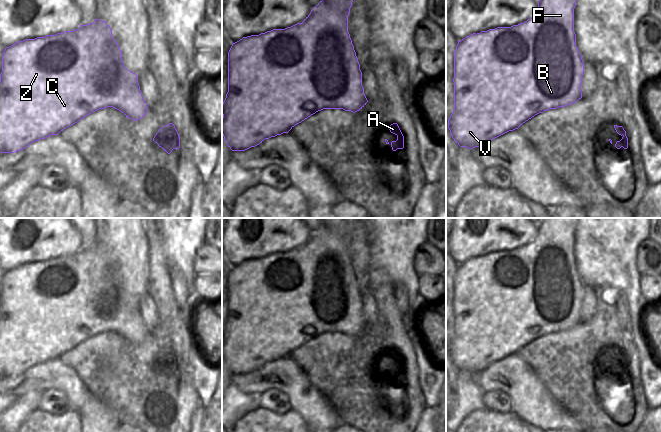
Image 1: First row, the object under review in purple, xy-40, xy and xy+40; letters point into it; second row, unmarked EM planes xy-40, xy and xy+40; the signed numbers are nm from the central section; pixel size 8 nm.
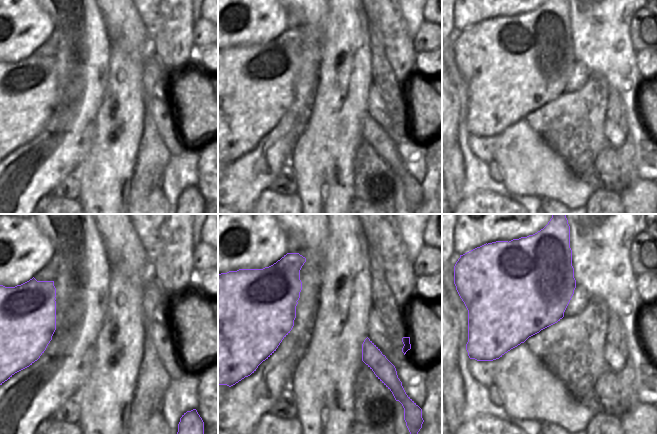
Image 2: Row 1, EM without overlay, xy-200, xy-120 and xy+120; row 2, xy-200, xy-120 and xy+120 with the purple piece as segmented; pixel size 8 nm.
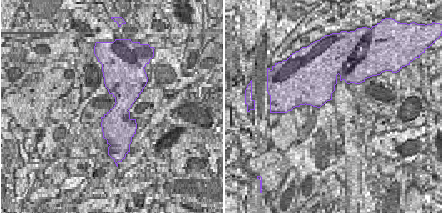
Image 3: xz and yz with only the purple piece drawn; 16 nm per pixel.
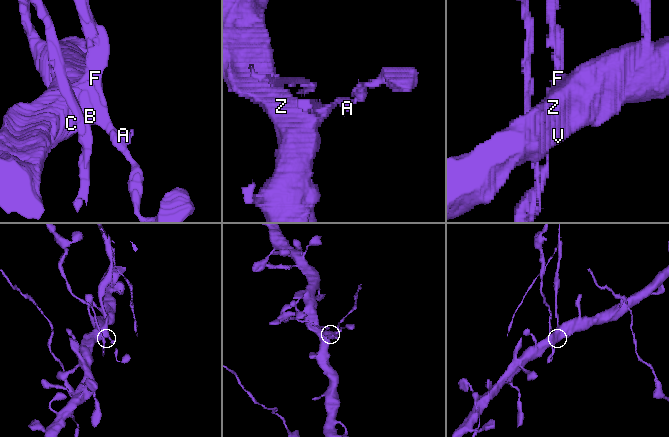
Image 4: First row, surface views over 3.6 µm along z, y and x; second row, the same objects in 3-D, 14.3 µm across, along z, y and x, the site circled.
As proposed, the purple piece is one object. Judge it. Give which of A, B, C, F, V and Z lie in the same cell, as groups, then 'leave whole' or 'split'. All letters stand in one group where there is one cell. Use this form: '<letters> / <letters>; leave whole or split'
A B F / C V Z; split

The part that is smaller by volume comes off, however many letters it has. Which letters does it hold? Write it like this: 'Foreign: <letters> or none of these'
Foreign: A, B, F

